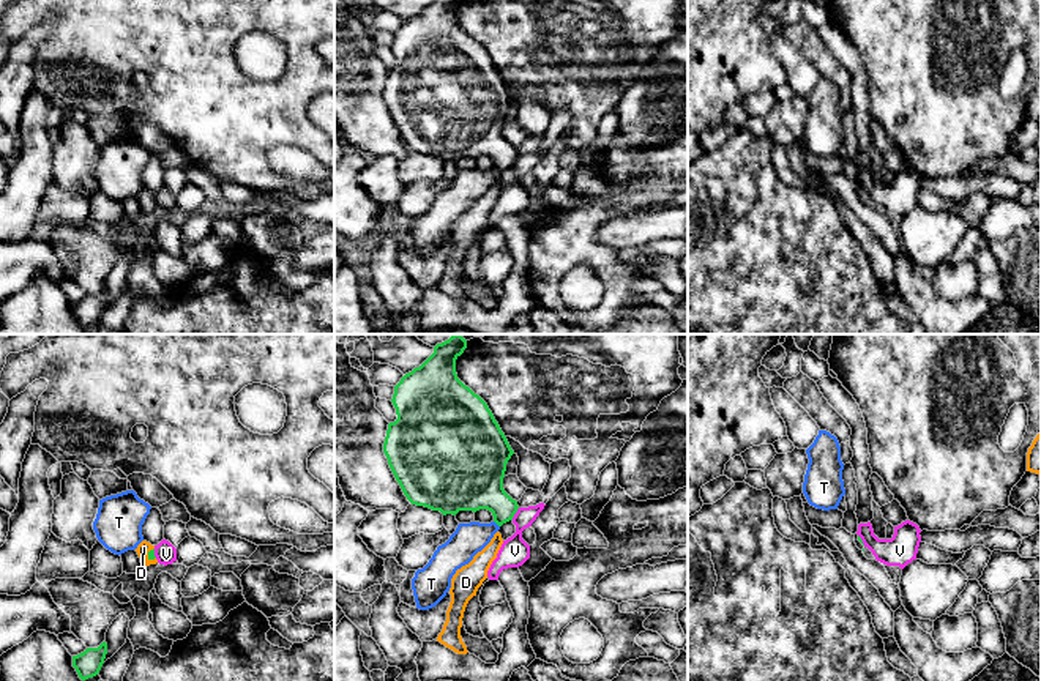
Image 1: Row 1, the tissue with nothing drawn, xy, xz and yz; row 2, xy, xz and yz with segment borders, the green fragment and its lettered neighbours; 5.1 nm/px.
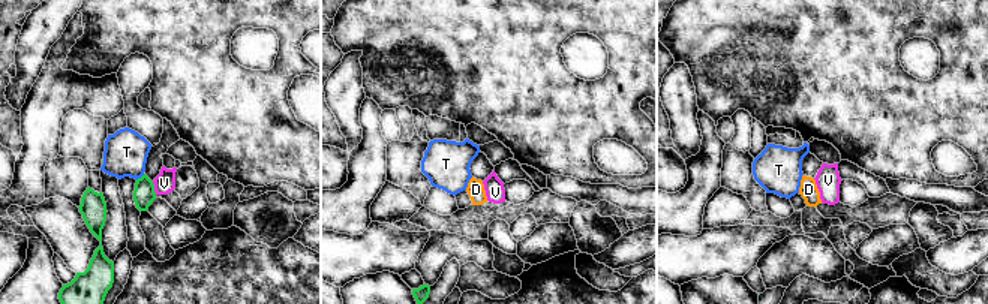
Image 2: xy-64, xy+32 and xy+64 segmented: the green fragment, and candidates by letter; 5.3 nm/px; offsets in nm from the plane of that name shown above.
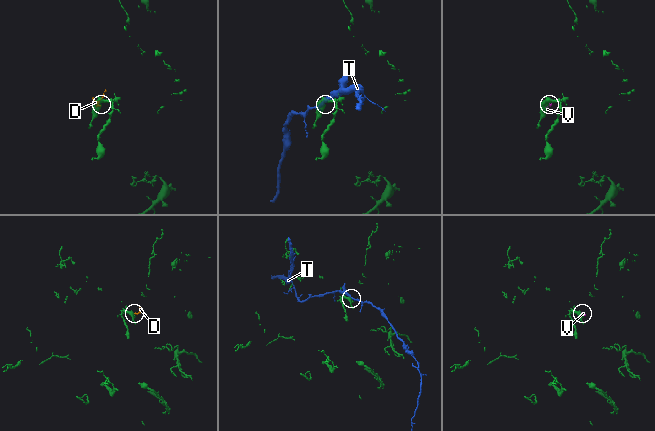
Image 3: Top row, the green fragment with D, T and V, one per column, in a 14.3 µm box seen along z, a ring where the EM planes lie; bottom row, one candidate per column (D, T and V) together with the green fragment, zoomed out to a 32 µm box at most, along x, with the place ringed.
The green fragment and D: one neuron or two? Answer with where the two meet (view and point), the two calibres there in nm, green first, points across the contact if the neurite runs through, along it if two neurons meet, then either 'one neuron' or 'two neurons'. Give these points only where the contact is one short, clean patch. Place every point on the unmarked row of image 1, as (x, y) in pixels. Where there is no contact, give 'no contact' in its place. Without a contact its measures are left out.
meets green in xy at (149, 200); 30 nm thick on the green side, 70 nm on the other; runs through xy (152, 199), (149, 200), (144, 194); one neuron

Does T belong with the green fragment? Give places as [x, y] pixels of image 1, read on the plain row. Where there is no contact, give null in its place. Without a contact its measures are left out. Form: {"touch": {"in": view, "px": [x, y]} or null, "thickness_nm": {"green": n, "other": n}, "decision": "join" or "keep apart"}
{"touch": {"in": "xz", "px": [496, 169]}, "thickness_nm": {"green": 320, "other": 160}, "decision": "keep apart"}

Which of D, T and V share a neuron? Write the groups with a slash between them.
D / T / V

